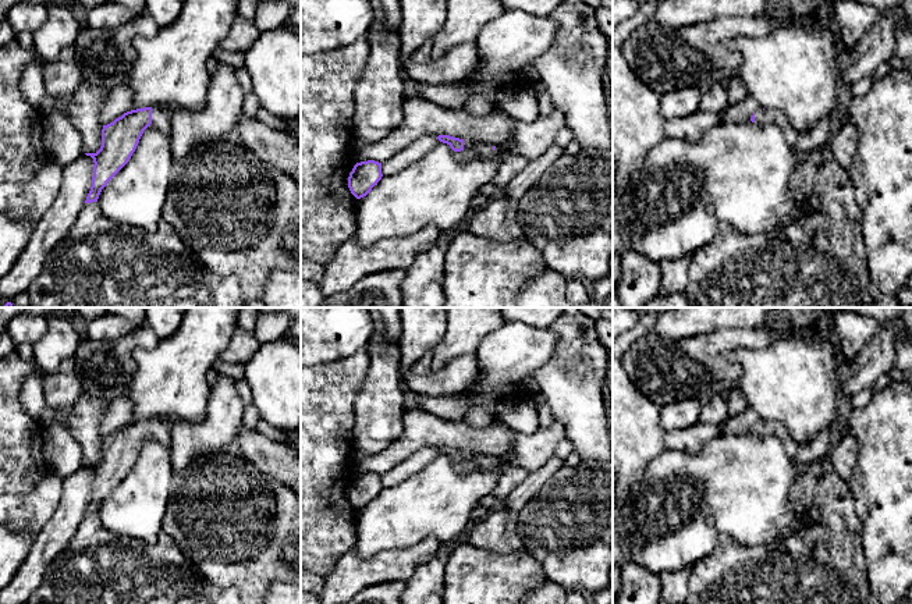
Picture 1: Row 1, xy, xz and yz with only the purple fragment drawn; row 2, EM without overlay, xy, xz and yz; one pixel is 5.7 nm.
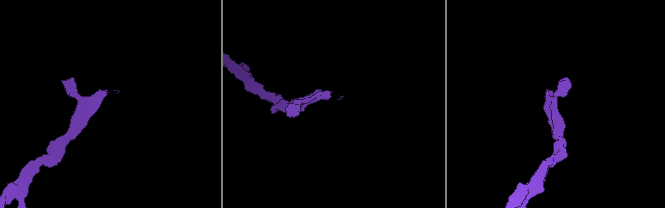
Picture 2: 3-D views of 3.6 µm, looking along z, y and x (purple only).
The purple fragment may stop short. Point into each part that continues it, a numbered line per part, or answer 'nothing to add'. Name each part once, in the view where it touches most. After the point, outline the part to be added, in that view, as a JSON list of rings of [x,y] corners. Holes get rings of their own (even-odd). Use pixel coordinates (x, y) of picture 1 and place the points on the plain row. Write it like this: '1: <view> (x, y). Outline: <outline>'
1: xy (160, 430). Outline: [[[152,419],[152,437],[171,447],[171,426],[167,422]]]

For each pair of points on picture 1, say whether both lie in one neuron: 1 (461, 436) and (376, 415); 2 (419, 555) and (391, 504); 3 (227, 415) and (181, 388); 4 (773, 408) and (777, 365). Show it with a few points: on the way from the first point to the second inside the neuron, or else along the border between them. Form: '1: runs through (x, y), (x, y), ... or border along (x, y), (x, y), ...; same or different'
1: border along (410, 402), (403, 416), (403, 432), (384, 448); different
2: border along (440, 542), (425, 537), (411, 546), (382, 551); different
3: border along (210, 386), (206, 415), (197, 422), (180, 419); different
4: runs through (773, 397), (777, 390), (777, 376); same

